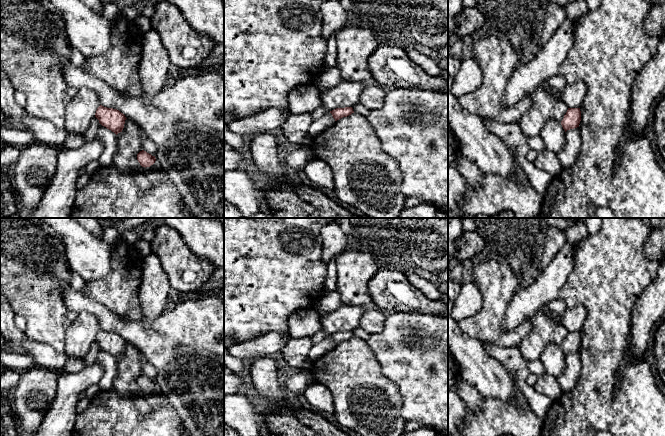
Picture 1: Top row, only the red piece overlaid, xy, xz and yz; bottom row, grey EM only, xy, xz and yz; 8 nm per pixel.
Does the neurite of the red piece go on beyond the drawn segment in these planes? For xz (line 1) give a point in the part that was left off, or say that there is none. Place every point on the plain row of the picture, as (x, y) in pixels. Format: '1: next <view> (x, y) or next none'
1: next none

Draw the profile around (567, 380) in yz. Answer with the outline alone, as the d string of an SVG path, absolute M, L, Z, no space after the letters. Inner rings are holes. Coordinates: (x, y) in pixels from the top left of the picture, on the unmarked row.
M579 351L565 356L566 369L556 379L563 392L571 391L577 384L581 373L581 359Z

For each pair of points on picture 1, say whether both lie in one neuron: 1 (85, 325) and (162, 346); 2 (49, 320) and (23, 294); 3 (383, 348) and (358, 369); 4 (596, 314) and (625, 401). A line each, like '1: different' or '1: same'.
1: different
2: same
3: different
4: same

